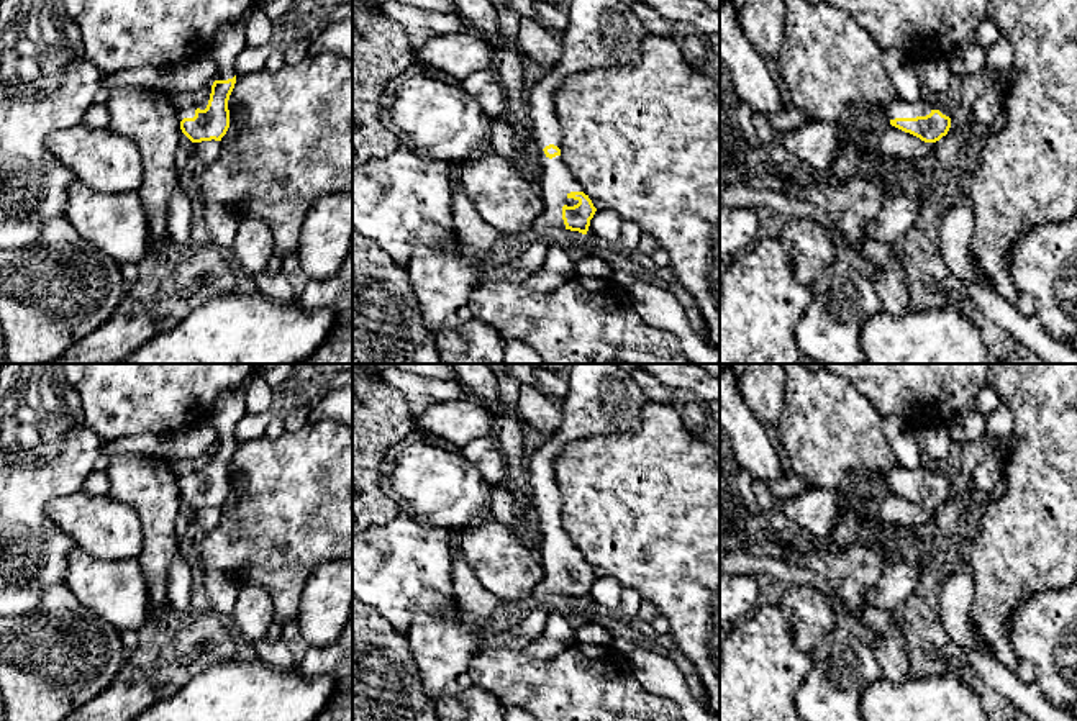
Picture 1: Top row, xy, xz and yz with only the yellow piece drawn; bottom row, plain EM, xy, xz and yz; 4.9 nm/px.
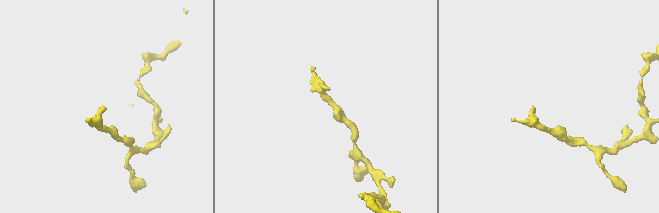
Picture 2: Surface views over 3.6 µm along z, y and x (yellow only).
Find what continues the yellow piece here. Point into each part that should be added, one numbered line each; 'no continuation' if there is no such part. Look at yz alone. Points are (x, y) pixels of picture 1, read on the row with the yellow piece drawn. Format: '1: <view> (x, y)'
1: yz (899, 108)

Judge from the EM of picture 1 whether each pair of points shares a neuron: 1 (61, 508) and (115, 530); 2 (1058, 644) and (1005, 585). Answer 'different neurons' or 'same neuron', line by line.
1: same neuron
2: different neurons

